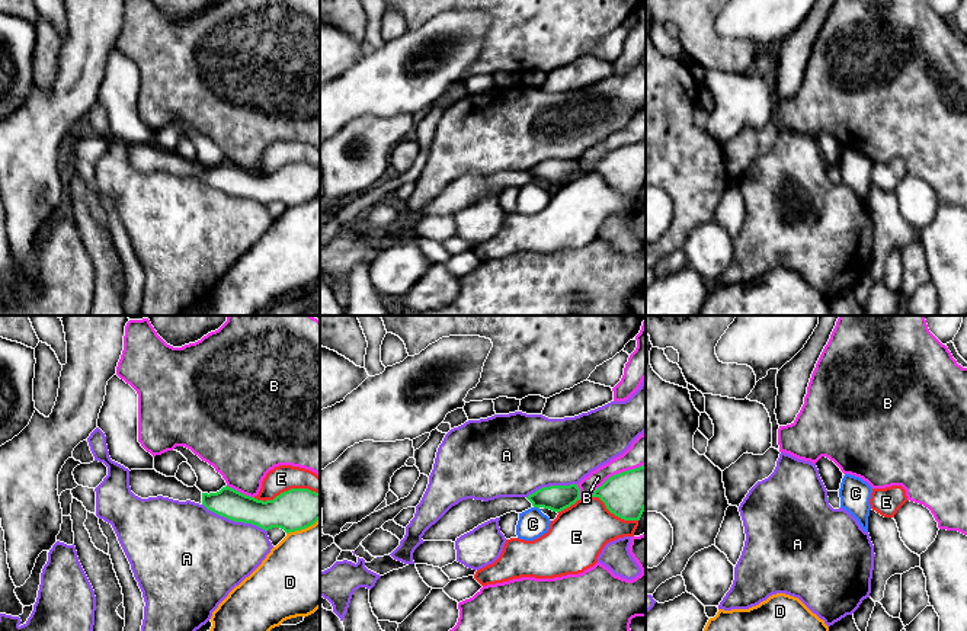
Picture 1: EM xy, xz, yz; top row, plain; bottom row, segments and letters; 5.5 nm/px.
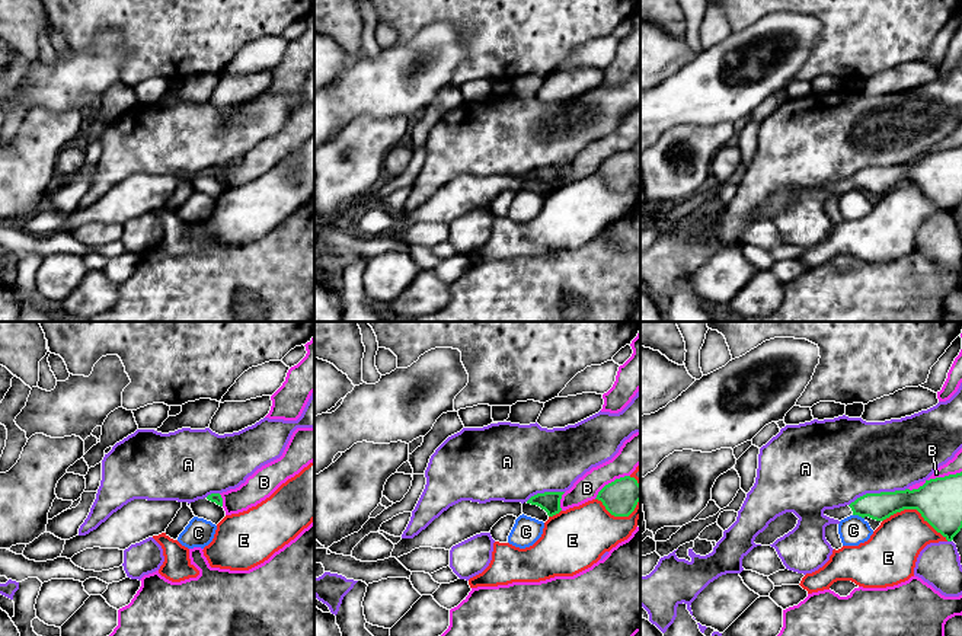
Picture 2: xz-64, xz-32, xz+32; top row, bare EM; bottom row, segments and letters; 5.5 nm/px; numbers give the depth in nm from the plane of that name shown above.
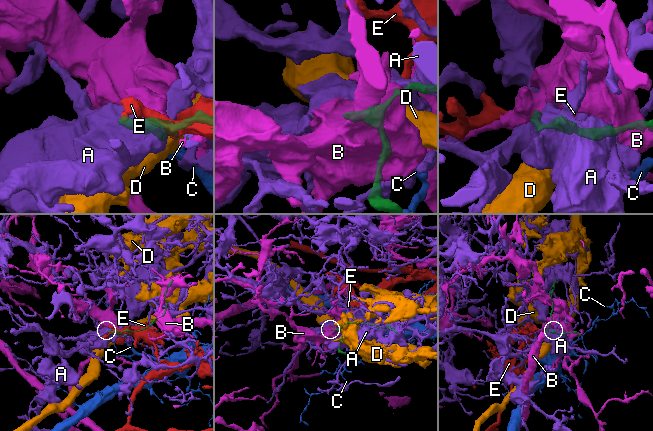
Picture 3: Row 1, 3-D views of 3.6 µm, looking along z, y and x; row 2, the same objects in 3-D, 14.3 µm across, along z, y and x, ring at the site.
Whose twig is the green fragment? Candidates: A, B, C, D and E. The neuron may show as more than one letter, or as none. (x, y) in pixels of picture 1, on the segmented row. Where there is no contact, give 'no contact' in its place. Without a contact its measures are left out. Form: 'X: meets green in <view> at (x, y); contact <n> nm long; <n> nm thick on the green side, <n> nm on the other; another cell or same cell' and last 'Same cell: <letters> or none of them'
A: meets green in xy at (234, 521); contact 400 nm long; 160 nm thick on the green side, 480 nm on the other; another cell
B: meets green in xz at (617, 474); contact 340 nm long; 260 nm thick on the green side, 160 nm on the other; another cell
C: meets green in xz at (537, 506); contact 40 nm long; 140 nm thick on the green side, 160 nm on the other; another cell
D: meets green in xy at (303, 528); contact 200 nm long; 220 nm thick on the green side, 440 nm on the other; another cell
E: meets green in xy at (285, 492); contact 360 nm long; 220 nm thick on the green side, 150 nm on the other; another cell
Same cell: none of them

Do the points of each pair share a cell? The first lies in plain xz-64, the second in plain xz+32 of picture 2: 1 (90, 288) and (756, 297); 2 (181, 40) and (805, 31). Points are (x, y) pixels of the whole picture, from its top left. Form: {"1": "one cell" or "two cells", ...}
{"1": "one cell", "2": "two cells"}

